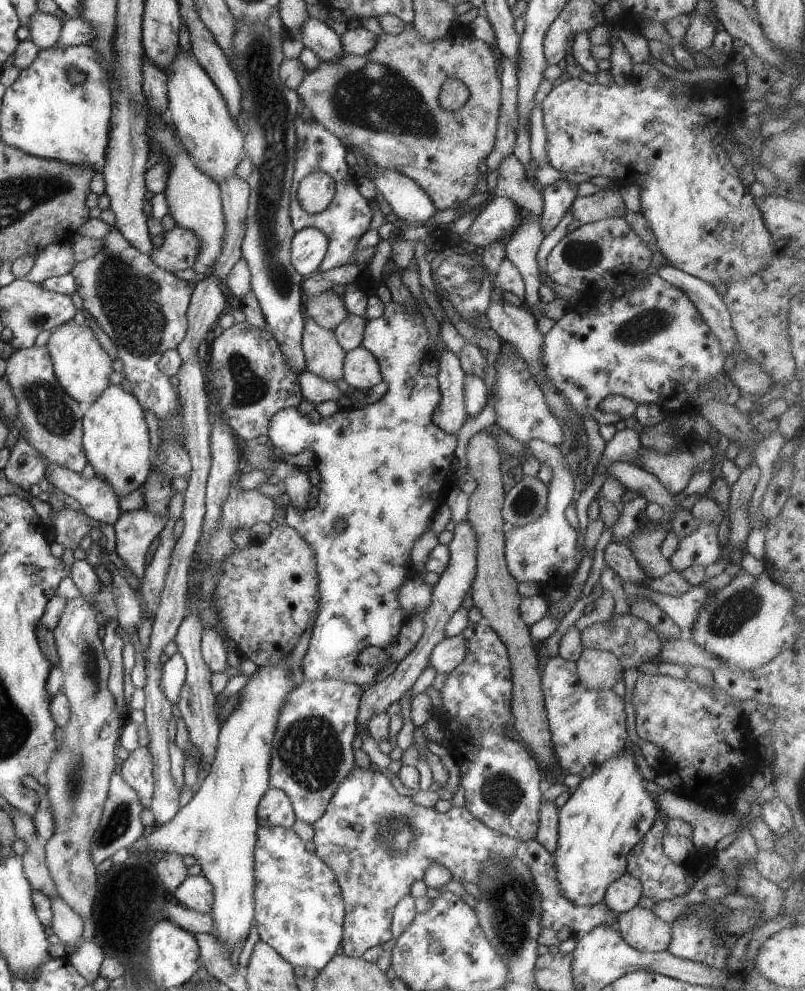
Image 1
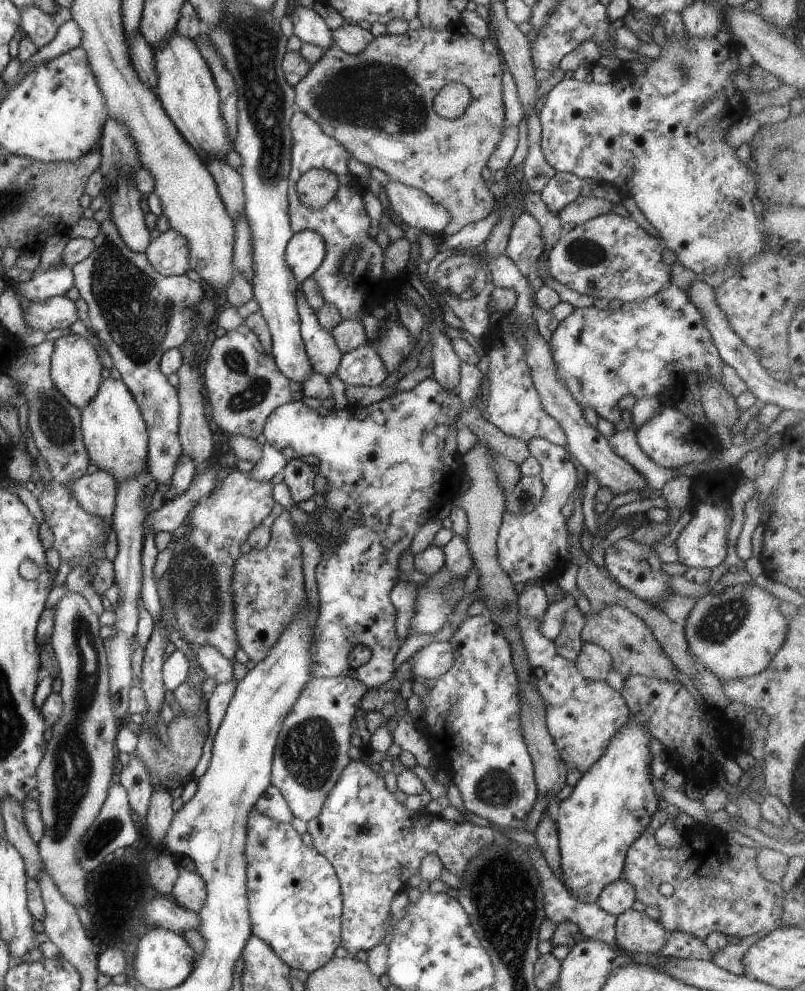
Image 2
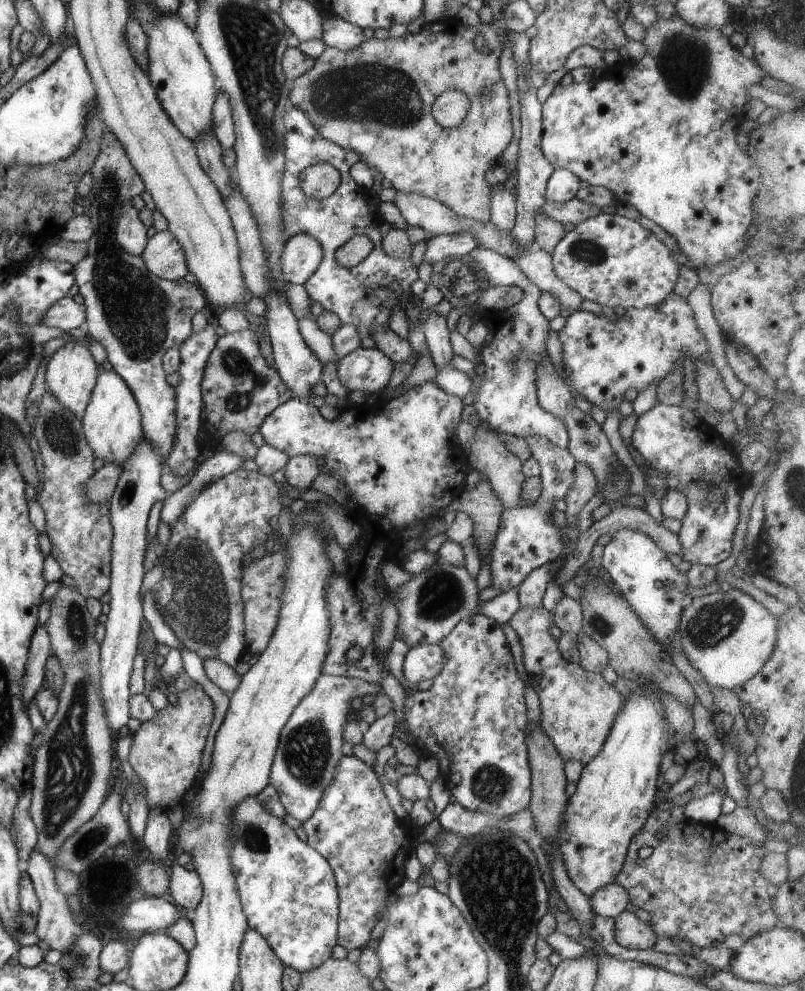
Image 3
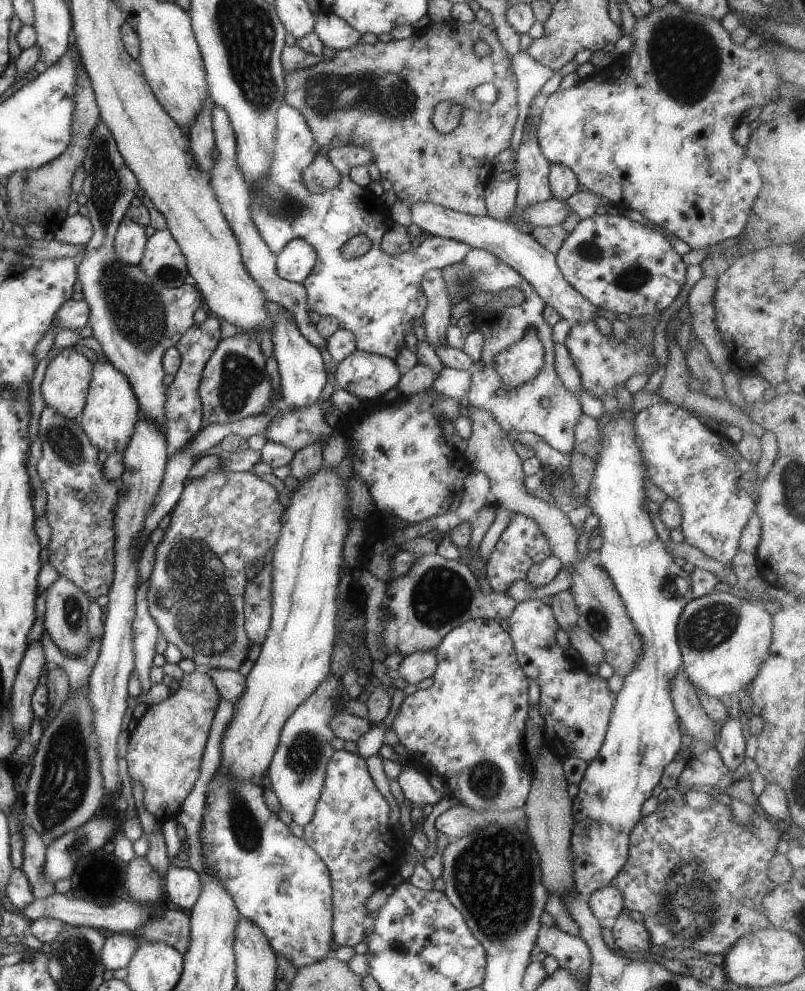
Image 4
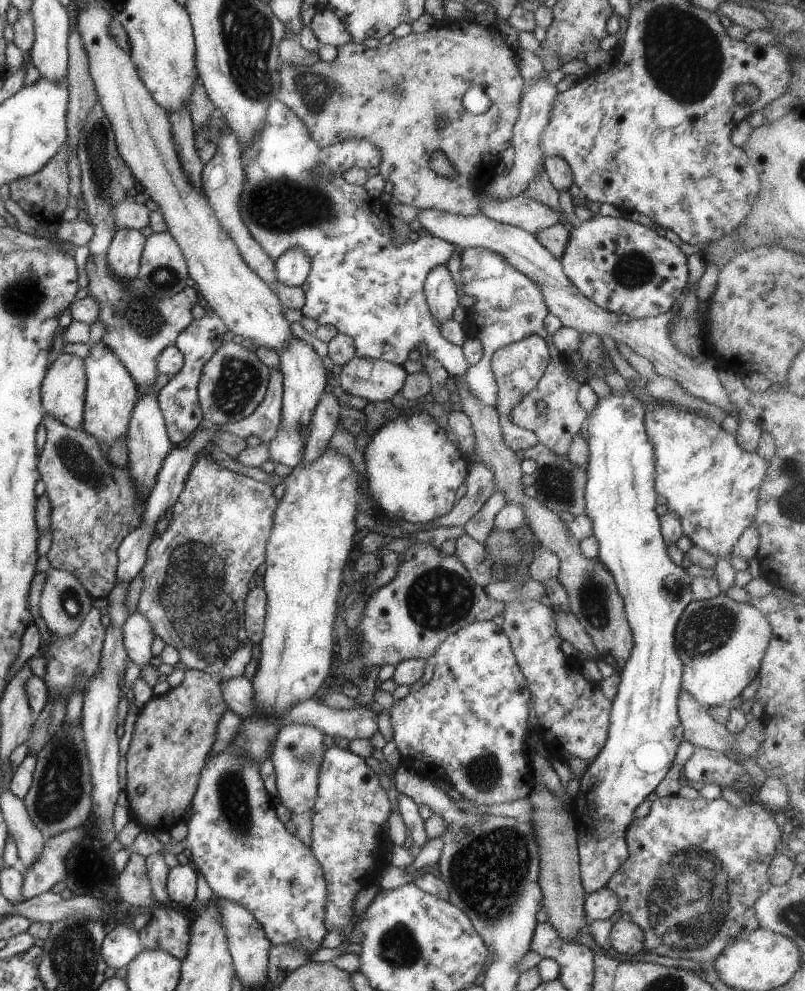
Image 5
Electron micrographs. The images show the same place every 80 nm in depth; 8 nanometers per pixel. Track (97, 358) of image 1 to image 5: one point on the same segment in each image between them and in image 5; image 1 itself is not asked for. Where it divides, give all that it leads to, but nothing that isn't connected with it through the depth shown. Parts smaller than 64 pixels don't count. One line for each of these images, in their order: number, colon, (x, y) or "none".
2: (75, 368)
3: (70, 375)
4: (65, 382)
5: (62, 389)

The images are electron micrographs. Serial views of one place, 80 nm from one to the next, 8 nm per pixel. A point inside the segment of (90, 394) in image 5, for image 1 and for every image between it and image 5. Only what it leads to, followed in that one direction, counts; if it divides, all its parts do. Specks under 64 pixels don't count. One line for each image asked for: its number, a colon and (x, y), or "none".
1: (115, 440)
2: (114, 433)
3: (111, 423)
4: (110, 412)

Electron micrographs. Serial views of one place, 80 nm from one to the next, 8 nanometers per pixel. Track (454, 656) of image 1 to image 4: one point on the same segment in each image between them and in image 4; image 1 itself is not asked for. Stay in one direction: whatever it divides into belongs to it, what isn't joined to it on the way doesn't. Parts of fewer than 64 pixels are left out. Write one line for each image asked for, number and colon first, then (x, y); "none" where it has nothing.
2: (432, 661)
3: (420, 662)
4: (414, 667)

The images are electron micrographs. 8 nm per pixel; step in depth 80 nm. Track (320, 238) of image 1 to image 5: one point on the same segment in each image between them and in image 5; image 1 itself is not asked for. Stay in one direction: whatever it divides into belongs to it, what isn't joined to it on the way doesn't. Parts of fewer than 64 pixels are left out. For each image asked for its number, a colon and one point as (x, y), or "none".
2: (305, 251)
3: (299, 259)
4: (294, 261)
5: (291, 267)

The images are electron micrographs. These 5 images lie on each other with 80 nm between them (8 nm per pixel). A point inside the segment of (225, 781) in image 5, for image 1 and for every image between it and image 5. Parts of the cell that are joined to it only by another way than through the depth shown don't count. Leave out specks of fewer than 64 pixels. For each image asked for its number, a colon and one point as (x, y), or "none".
1: (298, 911)
2: (294, 900)
3: (287, 890)
4: (278, 883)

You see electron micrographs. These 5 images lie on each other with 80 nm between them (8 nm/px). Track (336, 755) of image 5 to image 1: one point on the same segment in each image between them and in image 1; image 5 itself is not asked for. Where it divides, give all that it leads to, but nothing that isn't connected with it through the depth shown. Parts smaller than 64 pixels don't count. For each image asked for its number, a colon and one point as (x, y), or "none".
1: (377, 843)
2: (374, 844)
3: (353, 828)
4: (349, 830)

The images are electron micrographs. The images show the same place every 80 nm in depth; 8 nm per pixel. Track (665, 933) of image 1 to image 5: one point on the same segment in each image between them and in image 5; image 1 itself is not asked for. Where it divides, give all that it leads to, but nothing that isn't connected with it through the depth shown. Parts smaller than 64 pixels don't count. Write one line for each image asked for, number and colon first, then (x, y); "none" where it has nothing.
2: (635, 932)
3: (631, 933)
4: (628, 935)
5: (625, 938)

